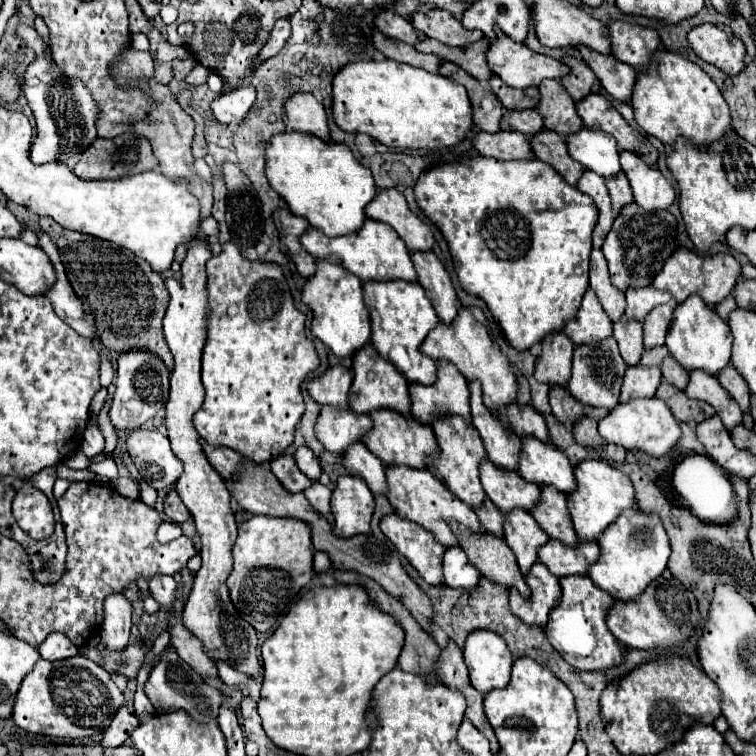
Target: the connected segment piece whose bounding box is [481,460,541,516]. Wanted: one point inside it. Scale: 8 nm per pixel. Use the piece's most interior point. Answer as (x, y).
(507, 491)

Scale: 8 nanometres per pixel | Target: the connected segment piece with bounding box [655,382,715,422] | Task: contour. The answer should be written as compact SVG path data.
M663 382L659 386L655 398L661 398L671 408L673 416L679 422L703 422L703 420L707 420L707 418L711 418L715 414L715 408L713 406L709 406L705 402L689 400L683 390L673 388L667 382Z

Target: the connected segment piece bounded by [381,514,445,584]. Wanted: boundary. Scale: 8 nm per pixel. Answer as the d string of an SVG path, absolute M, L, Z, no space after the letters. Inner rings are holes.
M393 514L381 518L381 532L391 540L397 552L409 560L427 584L443 584L441 562L445 548L435 542L429 530Z

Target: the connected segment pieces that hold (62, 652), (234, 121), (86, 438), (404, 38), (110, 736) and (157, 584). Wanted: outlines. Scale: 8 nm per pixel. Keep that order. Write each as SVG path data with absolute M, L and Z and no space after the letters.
M49 634L45 638L45 642L39 646L39 654L43 660L63 660L63 658L71 658L71 656L77 656L79 650L77 646L71 644L71 640L65 636L65 634Z
M241 86L237 90L231 92L223 92L213 104L211 110L215 114L215 118L221 124L227 126L239 126L241 120L245 120L247 112L253 108L255 104L255 88L253 86Z
M91 422L91 424L87 426L87 430L85 430L85 434L83 434L81 450L83 450L83 454L85 454L87 458L93 458L93 456L101 454L103 448L105 448L103 432L101 432L101 428L99 428L95 422Z
M385 10L379 12L379 16L375 18L375 26L385 36L389 36L393 40L399 40L399 42L405 42L405 44L411 44L411 46L415 46L417 42L425 40L423 32L417 32L407 18L399 16L395 12L385 12Z
M125 706L121 707L115 716L113 716L113 724L109 724L109 728L103 732L101 736L101 746L103 748L117 748L121 744L125 744L131 736L131 732L139 726L139 718L135 714L131 714Z
M155 576L149 580L149 590L157 604L161 606L161 610L169 612L177 596L177 582L171 576Z

